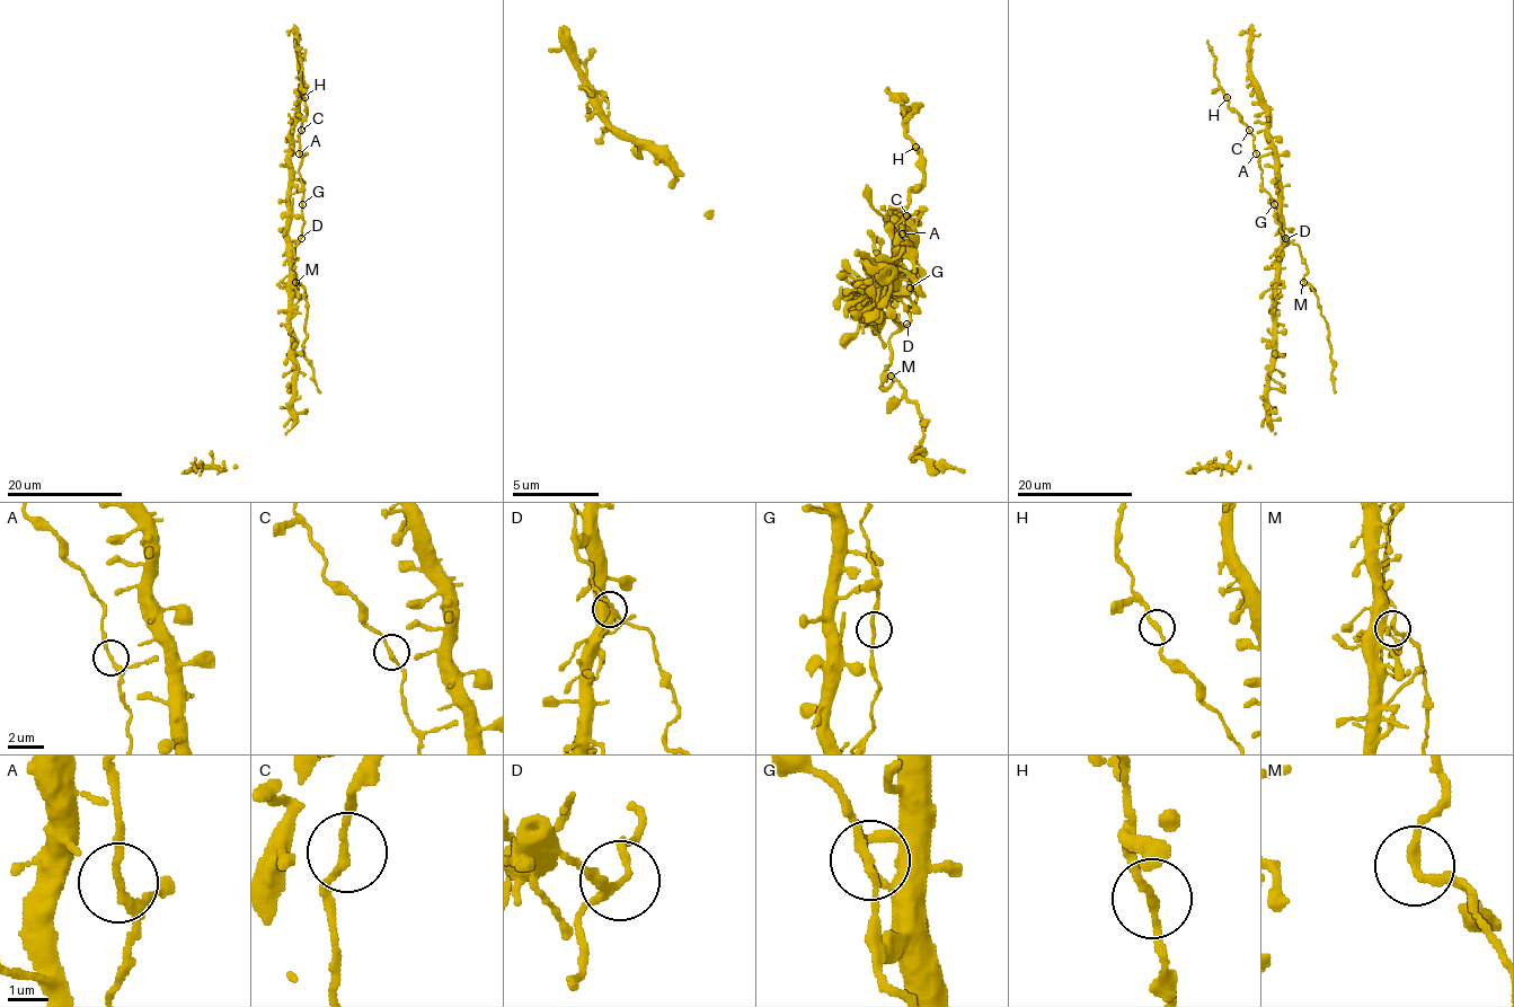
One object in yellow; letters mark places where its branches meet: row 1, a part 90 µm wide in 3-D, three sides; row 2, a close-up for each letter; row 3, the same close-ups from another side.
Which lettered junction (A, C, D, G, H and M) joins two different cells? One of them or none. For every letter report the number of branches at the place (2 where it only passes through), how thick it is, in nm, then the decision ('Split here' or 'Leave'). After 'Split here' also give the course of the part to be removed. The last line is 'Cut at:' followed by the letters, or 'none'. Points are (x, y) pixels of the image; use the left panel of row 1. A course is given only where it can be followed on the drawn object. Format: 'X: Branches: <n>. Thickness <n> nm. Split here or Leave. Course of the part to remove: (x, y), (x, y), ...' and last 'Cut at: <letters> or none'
A: Branches: 3. Thickness 140 nm. Leave
C: Branches: 2. Thickness 180 nm. Leave
D: Branches: 3. Thickness 190 nm. Leave
G: Branches: 2. Thickness 190 nm. Leave
H: Branches: 2. Thickness 200 nm. Leave
M: Branches: 2. Thickness 200 nm. Leave
Cut at: none

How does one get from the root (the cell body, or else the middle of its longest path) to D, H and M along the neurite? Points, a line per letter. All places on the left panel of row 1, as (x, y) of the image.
D: (290, 285), (290, 253), (301, 238)
H: (290, 285), (290, 253), (302, 235), (304, 223), (299, 170), (299, 134), (307, 113), (304, 97)
M: (290, 285), (290, 245), (294, 241), (295, 281)

